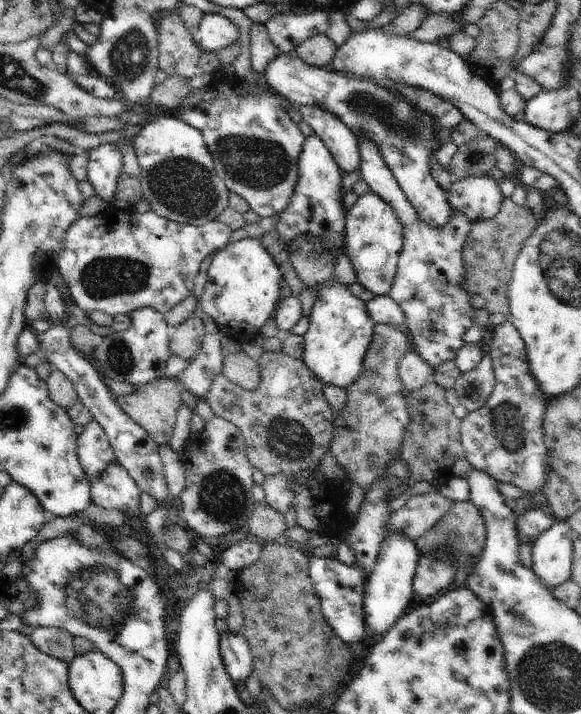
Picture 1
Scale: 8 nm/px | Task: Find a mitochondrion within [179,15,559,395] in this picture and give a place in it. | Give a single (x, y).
(258, 164)

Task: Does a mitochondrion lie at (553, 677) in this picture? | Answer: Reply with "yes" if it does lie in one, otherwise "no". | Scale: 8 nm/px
yes

